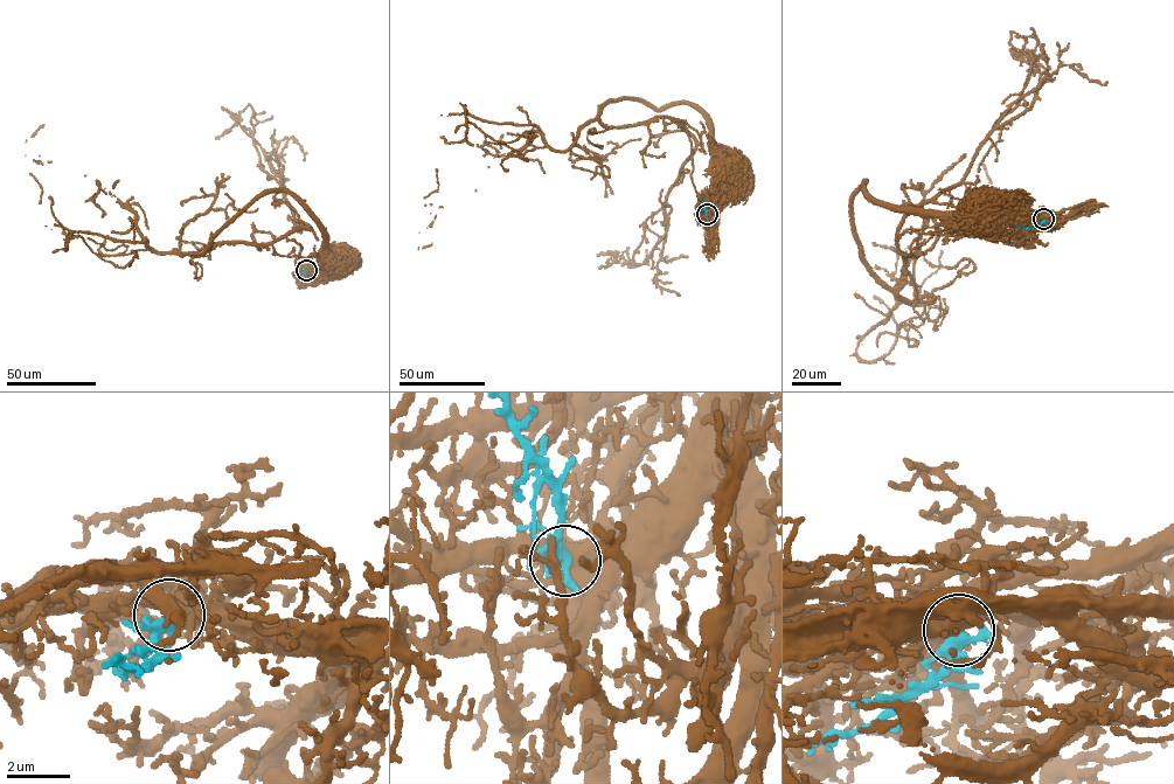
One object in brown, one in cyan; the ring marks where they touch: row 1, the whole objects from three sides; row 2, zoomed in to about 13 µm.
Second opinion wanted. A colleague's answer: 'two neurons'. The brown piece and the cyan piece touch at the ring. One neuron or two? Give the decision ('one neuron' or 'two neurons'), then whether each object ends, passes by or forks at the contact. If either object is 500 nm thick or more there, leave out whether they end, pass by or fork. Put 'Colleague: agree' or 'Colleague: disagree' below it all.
one neuron | brown forks | cyan forks
Colleague: disagree

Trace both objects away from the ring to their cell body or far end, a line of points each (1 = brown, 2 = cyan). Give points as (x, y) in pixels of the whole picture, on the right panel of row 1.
1: (1043, 219), (897, 250), (897, 295), (933, 299), (861, 359), (978, 216), (981, 165)
2: (1043, 219), (1033, 228), (1018, 227)

